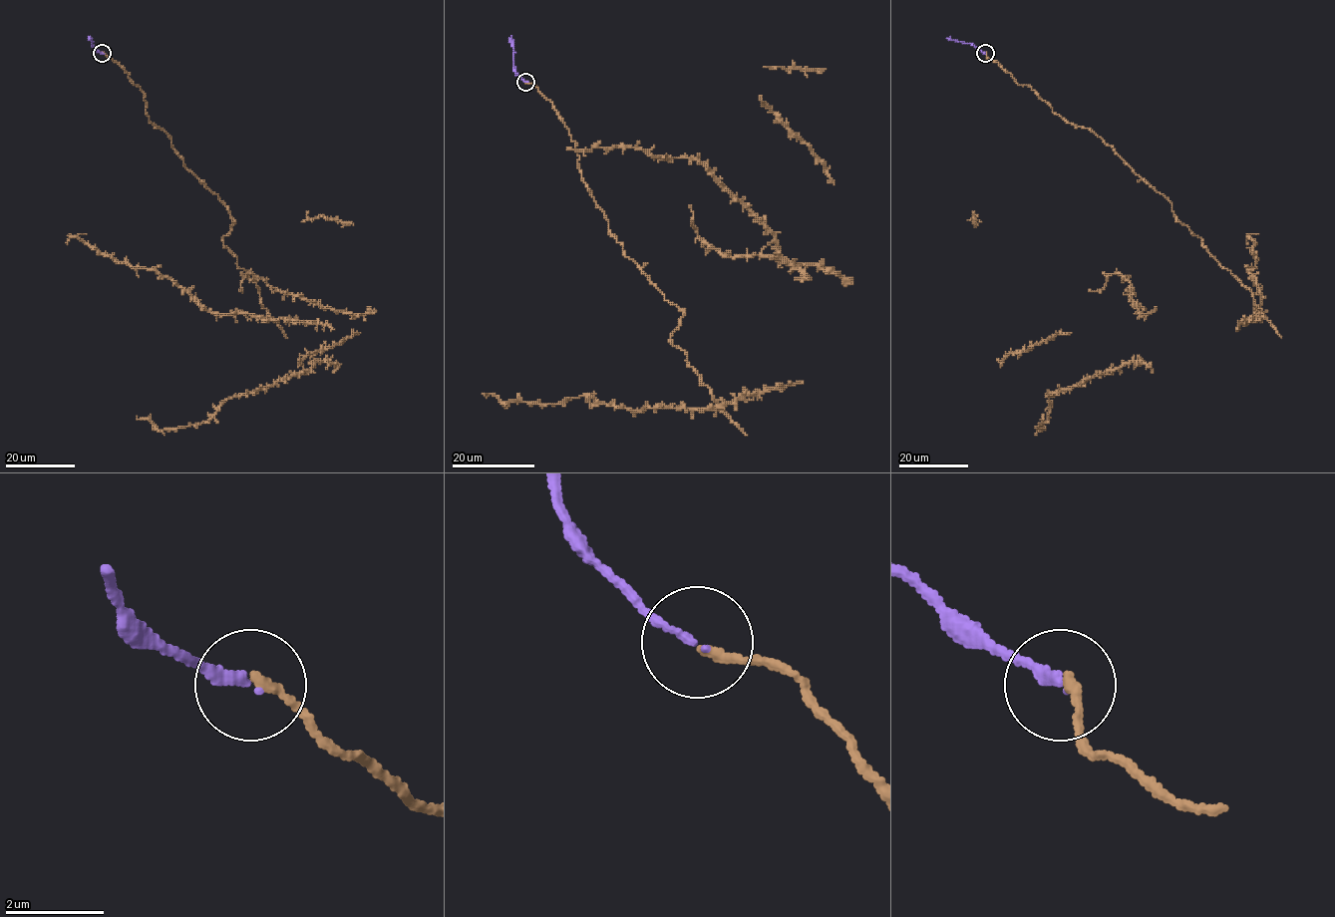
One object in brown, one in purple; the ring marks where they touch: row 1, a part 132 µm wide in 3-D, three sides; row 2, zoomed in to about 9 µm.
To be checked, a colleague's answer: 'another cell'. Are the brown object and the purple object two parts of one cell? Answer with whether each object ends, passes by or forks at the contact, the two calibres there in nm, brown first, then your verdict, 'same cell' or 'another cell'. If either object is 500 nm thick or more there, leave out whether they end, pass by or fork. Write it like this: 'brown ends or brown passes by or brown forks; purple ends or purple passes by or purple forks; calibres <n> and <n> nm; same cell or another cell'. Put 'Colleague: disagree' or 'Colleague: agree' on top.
Colleague: disagree
brown ends; purple ends; calibres 200 and 180 nm; same cell

